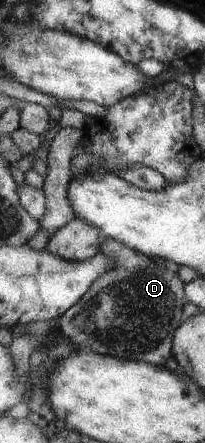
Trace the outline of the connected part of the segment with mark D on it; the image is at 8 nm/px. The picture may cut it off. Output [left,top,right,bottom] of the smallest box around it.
[60,237,187,366]

